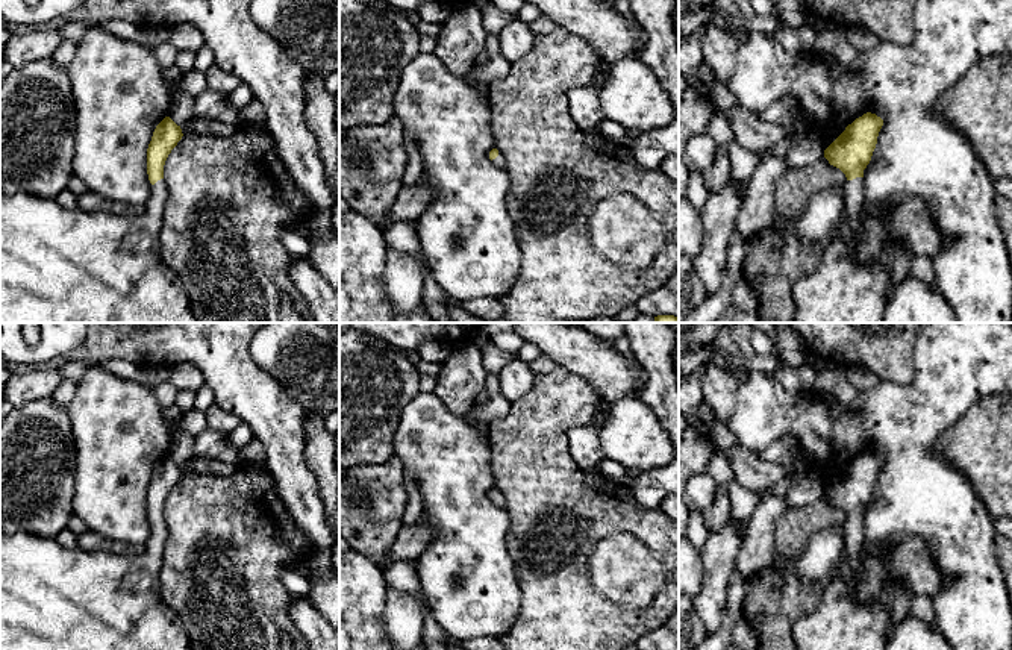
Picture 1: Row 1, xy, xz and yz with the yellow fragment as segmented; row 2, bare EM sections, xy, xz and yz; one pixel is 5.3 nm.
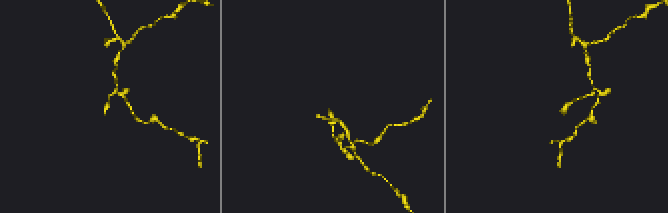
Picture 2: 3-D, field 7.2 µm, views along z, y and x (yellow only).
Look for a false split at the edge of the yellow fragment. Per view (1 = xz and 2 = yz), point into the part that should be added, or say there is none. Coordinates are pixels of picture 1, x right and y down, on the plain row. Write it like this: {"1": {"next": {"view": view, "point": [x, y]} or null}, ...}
{"1": {"next": {"view": "xz", "point": [499, 500]}}, "2": {"next": {"view": "yz", "point": [853, 529]}}}

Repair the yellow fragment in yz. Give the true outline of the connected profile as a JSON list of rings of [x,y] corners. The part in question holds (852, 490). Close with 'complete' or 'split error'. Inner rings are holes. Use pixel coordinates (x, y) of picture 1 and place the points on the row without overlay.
[[[867,452],[856,458],[845,470],[824,489],[830,505],[839,508],[847,523],[844,526],[844,544],[847,561],[853,571],[861,571],[861,550],[864,547],[864,509],[871,500],[883,459]]]; split error

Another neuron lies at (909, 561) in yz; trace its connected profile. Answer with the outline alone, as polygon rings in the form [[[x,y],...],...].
[[[914,535],[898,538],[891,547],[888,570],[892,580],[901,582],[917,595],[933,597],[948,583],[935,565],[930,547]]]

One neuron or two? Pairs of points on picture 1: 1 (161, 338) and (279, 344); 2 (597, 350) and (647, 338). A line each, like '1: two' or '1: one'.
1: two
2: two

